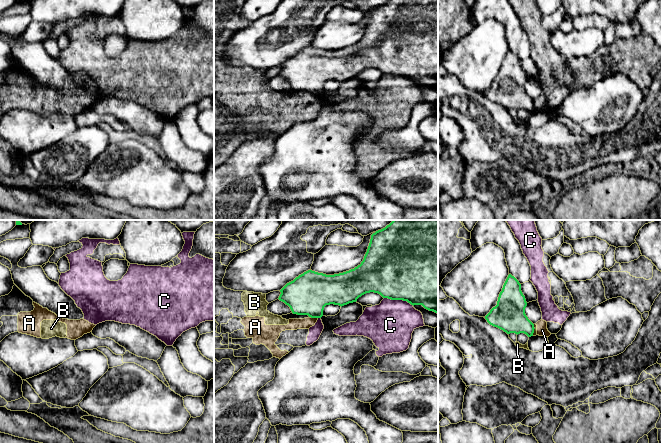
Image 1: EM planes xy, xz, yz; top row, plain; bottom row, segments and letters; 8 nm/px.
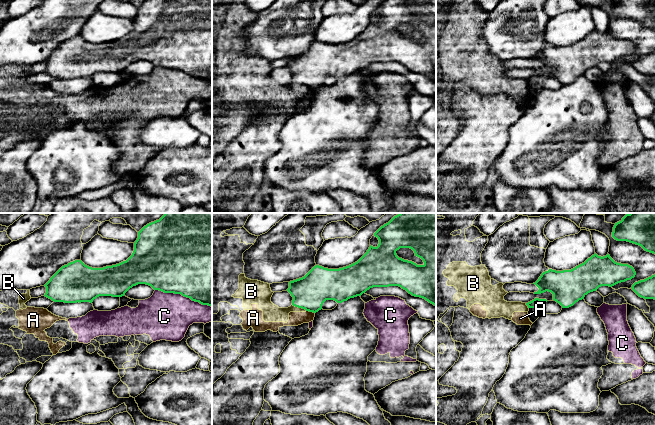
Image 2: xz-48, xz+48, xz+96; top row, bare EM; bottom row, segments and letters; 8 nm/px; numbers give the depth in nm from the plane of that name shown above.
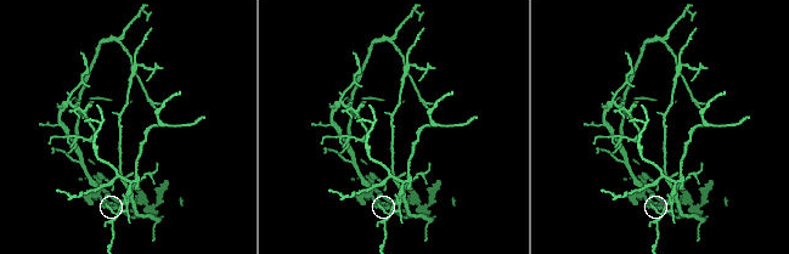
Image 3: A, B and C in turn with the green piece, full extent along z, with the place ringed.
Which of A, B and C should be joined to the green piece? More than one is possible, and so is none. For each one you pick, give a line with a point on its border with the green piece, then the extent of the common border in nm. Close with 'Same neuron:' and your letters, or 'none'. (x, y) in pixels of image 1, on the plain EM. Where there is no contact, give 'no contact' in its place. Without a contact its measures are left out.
Same neuron: none

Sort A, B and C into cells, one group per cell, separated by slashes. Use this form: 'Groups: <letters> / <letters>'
Groups: A B C

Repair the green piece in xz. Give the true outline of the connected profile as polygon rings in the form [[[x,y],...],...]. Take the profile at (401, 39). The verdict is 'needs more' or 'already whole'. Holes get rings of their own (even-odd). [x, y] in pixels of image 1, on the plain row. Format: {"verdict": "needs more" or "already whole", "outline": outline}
{"verdict": "already whole", "outline": [[[389,0],[371,11],[364,35],[354,45],[334,51],[308,46],[287,59],[280,68],[278,75],[288,81],[293,90],[311,94],[321,94],[326,81],[342,83],[370,68],[391,76],[407,77],[413,82],[422,81],[438,90],[438,0]]]}

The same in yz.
{"verdict": "already whole", "outline": [[[509,50],[499,70],[497,81],[490,86],[485,95],[490,101],[507,110],[524,109],[531,113],[535,104],[525,90],[526,82],[527,78],[521,67],[521,60]]]}

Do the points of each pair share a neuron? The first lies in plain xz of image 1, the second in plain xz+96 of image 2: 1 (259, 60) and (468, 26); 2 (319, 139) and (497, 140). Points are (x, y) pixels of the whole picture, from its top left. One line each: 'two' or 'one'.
1: two
2: two

